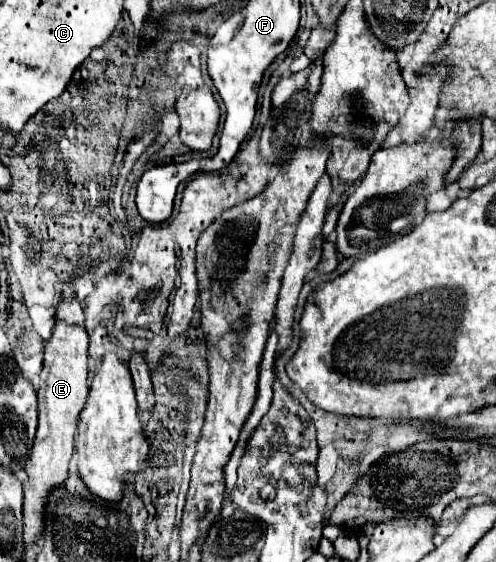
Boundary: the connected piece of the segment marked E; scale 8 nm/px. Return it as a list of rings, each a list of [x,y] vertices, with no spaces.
[[[78,300],[60,302],[56,308],[56,326],[54,334],[44,350],[44,368],[40,374],[40,390],[38,390],[38,430],[32,446],[32,454],[26,462],[26,486],[24,486],[24,546],[34,546],[44,532],[44,506],[48,504],[48,494],[64,484],[68,478],[68,464],[74,454],[74,434],[78,428],[78,414],[82,412],[88,396],[88,334],[84,330],[84,310]]]

